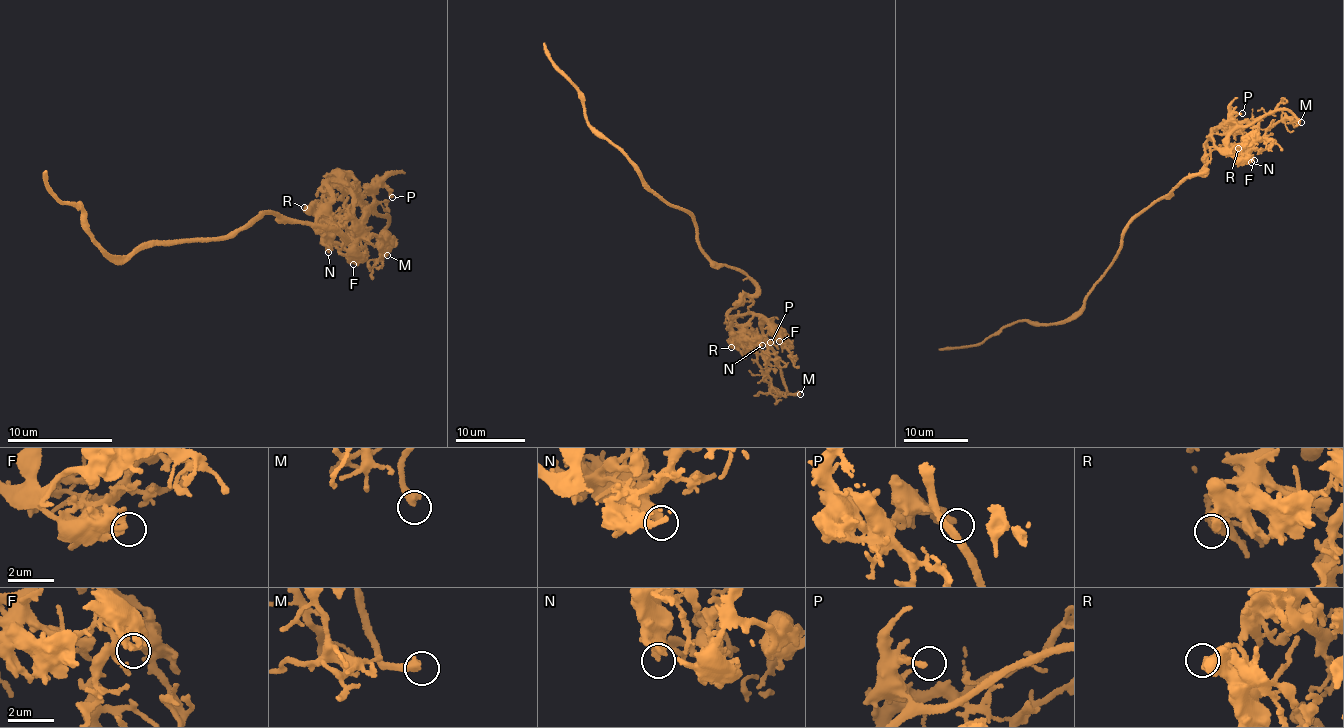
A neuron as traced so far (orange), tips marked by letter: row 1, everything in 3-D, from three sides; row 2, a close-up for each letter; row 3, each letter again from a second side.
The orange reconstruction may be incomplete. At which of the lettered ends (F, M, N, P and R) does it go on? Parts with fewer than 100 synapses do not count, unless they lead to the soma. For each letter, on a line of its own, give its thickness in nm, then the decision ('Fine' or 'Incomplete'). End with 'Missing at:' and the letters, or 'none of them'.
F: Thickness 320 nm. Fine
M: Thickness 400 nm. Incomplete
N: Thickness 440 nm. Fine
P: Thickness 240 nm. Fine
R: Thickness 320 nm. Fine
Missing at: M

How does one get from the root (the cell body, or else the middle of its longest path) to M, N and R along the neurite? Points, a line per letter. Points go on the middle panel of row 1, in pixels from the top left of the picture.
M: (691, 215), (704, 253), (754, 281), (749, 310), (761, 320), (787, 391), (800, 394)
N: (691, 215), (704, 253), (754, 281), (755, 292), (746, 297), (753, 303), (748, 330), (762, 345)
R: (691, 215), (704, 253), (754, 281), (755, 292), (746, 297), (753, 303), (748, 307), (752, 320), (731, 347)

